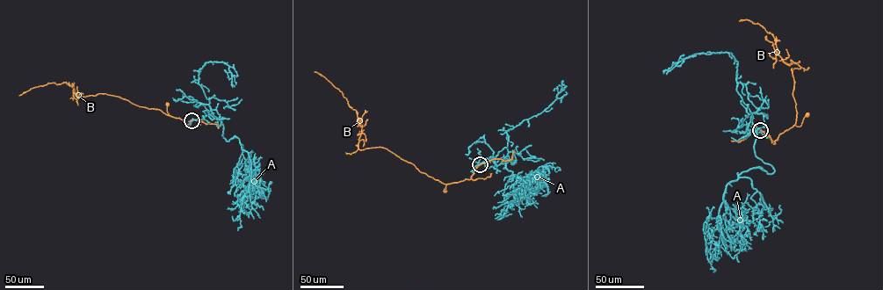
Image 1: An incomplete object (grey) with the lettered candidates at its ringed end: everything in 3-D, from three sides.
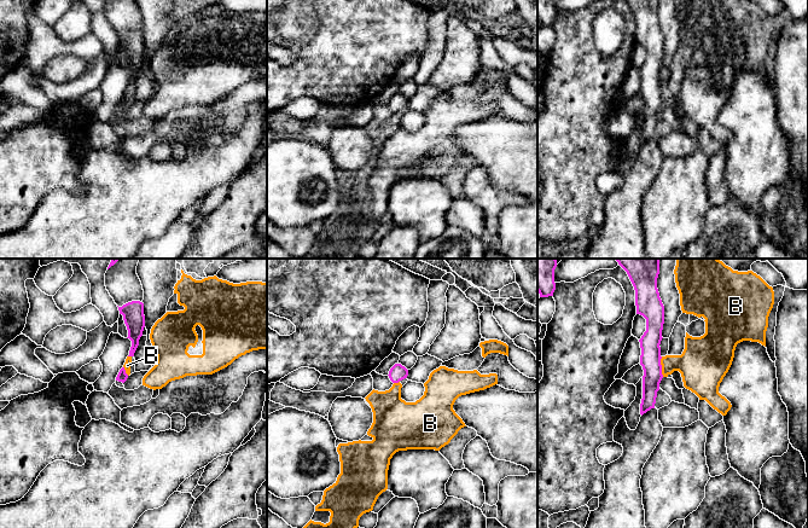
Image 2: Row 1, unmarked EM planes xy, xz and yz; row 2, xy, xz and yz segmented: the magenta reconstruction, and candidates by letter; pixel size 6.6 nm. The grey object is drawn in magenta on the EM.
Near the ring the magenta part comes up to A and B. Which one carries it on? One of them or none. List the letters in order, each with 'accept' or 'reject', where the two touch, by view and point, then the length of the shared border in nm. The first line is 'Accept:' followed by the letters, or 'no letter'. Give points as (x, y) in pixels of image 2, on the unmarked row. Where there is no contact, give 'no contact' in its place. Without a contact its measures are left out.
Accept: no letter
A: reject | no contact
B: reject | yz (661, 96) | 140 nm

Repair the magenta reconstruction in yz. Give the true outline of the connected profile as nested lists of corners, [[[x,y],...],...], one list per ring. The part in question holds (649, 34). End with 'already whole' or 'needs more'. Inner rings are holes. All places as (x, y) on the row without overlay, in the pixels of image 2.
[[[626,0],[635,19],[636,43],[646,48],[646,60],[639,69],[641,85],[643,128],[640,144],[655,138],[657,121],[663,108],[661,70],[664,53],[664,35],[657,18],[659,0]]] | already whole

